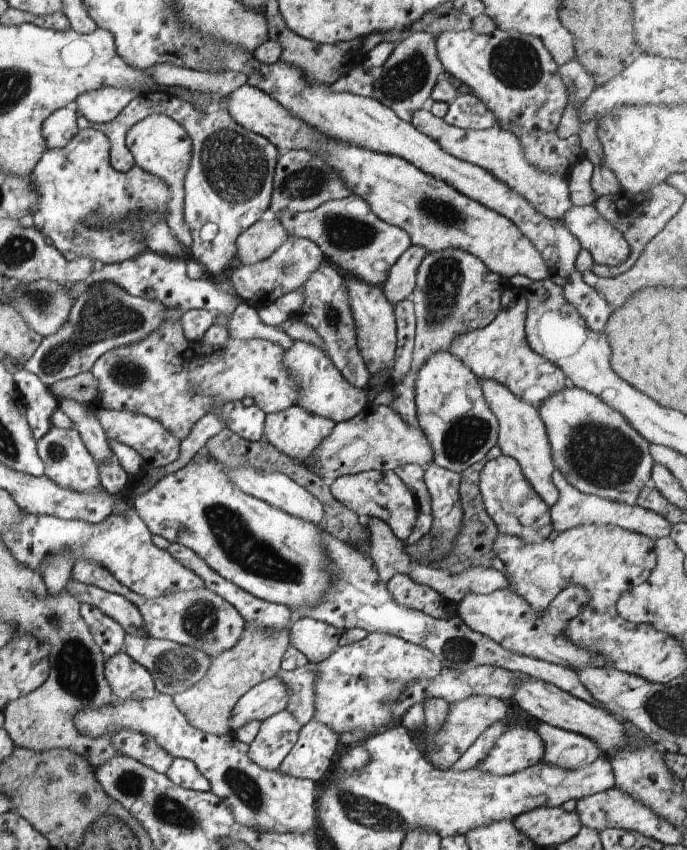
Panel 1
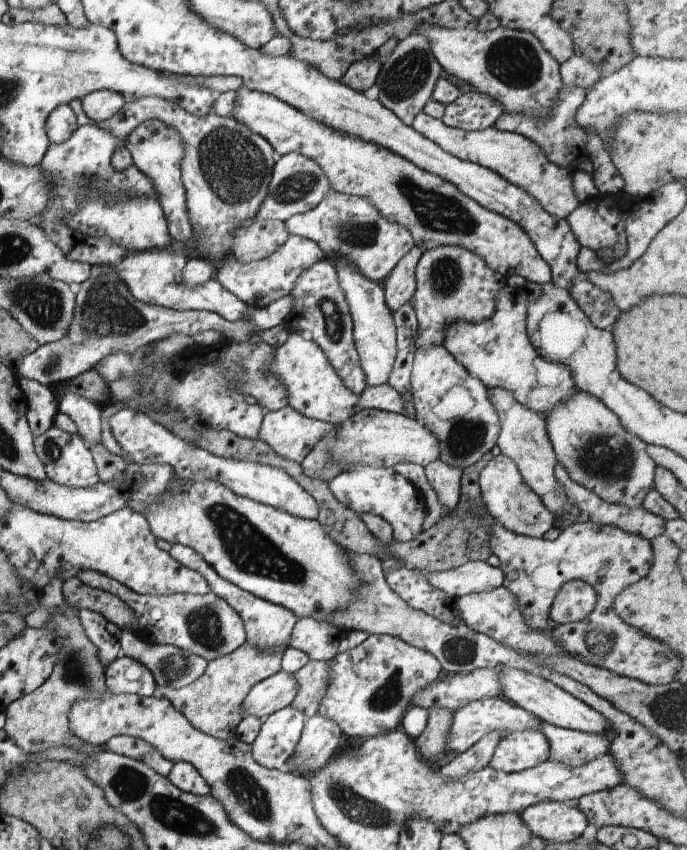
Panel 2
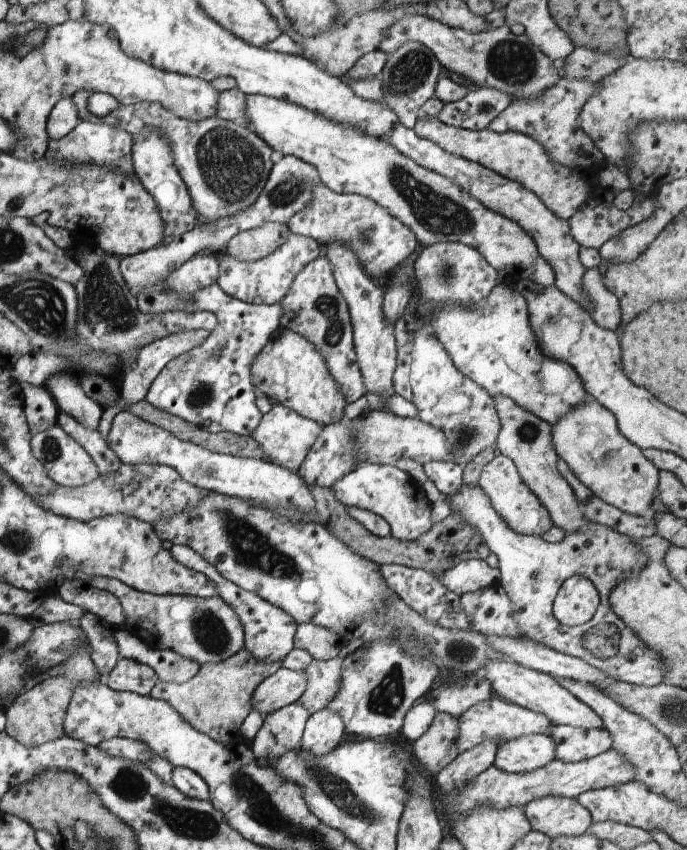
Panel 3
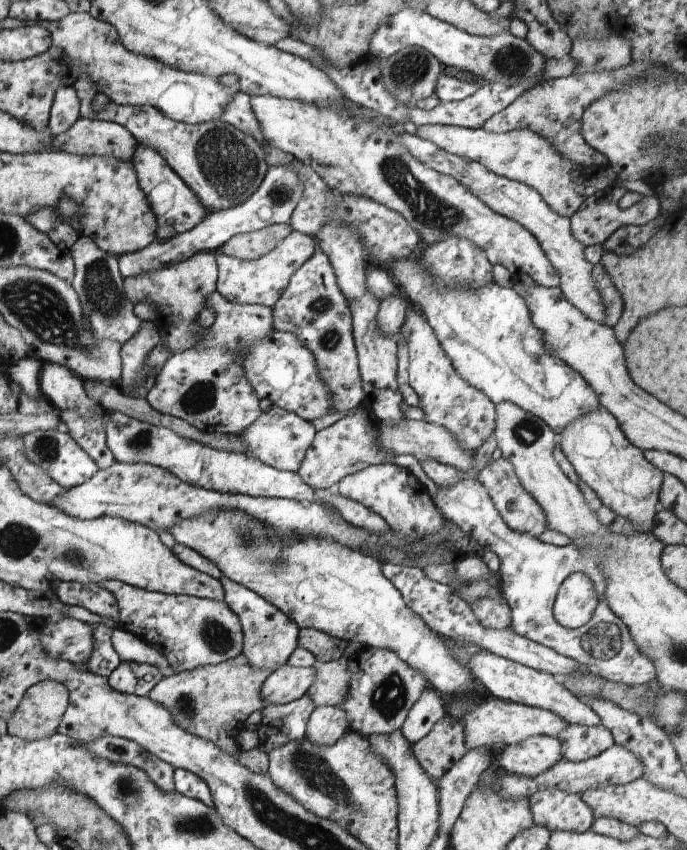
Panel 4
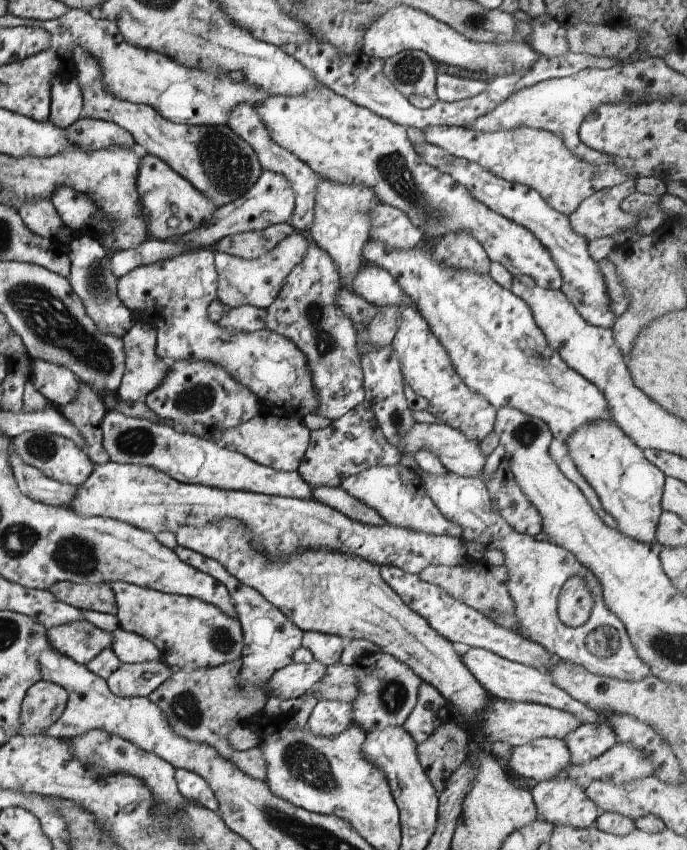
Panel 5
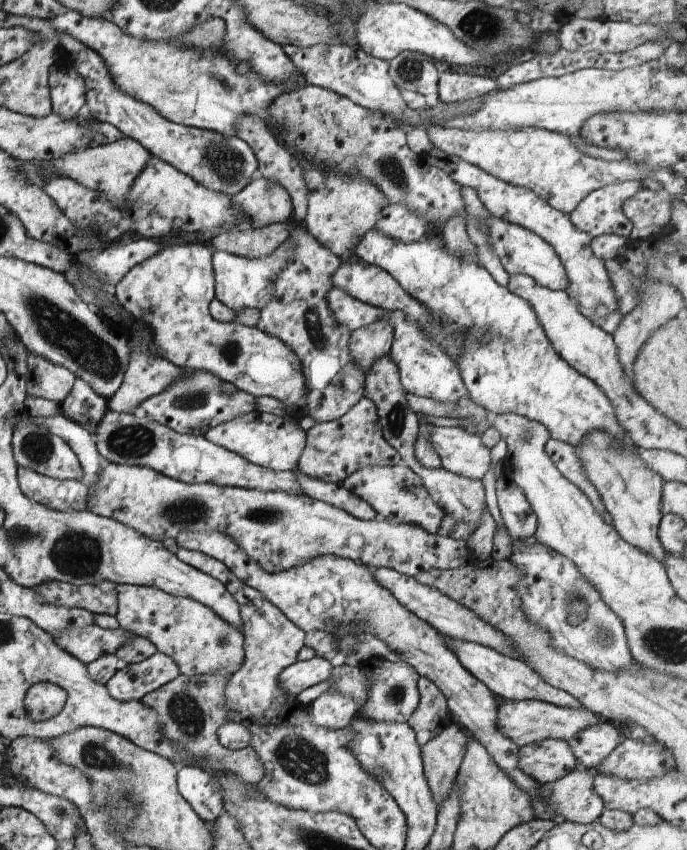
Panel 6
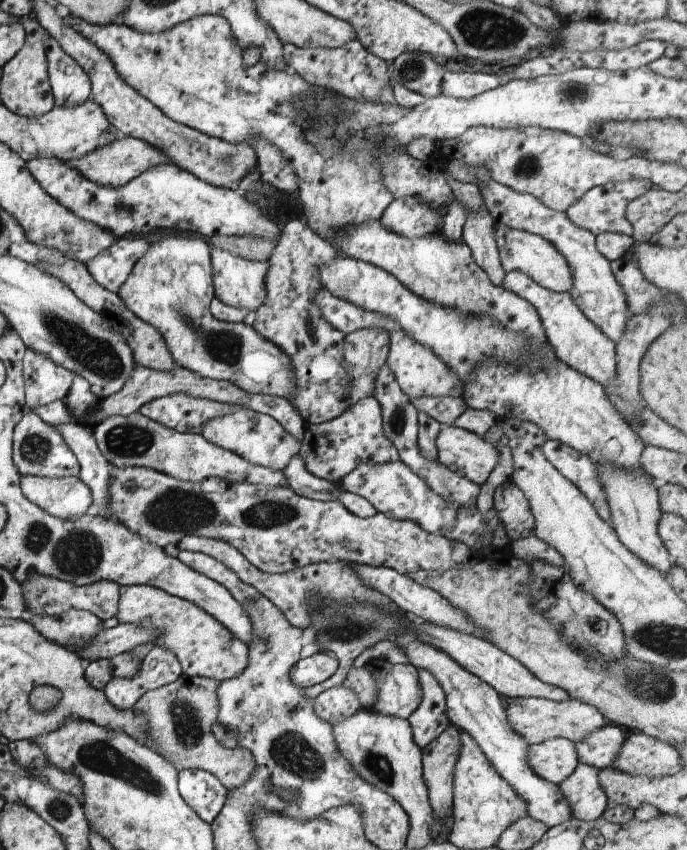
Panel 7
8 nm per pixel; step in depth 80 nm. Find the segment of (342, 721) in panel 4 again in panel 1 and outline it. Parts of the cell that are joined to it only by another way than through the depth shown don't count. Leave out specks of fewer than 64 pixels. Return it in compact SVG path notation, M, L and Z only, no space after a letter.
M310 719L300 728L297 741L276 772L318 783L333 766L331 758L335 756L337 742L339 735L327 724Z

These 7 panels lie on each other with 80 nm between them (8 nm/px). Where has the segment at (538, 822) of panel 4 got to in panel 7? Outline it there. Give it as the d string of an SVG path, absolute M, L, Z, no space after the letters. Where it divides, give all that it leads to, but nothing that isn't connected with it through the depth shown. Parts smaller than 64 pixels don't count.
M578 762L574 771L557 785L561 796L566 799L570 808L571 818L578 821L592 821L602 816L602 812L607 808L606 794L599 786L597 775L598 769Z

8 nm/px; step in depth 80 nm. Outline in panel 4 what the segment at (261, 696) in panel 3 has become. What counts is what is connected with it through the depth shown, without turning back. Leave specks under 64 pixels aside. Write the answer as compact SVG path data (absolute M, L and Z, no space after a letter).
M285 663L277 667L261 683L259 698L263 707L284 705L297 700L306 694L313 682L315 669L313 665L305 667L292 667Z

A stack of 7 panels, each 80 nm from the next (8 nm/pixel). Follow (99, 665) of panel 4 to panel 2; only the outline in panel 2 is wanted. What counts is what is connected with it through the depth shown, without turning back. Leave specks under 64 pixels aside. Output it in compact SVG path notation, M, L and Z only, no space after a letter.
M88 608L78 609L77 613L87 638L97 648L98 659L105 668L119 652L118 640L122 630L105 620L105 617L98 612L93 612Z

